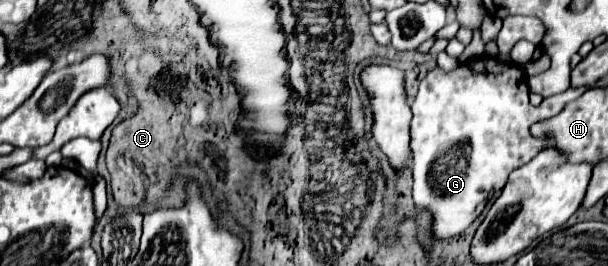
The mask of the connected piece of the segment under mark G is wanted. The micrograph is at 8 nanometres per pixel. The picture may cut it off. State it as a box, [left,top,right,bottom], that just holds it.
[412,57,588,241]

